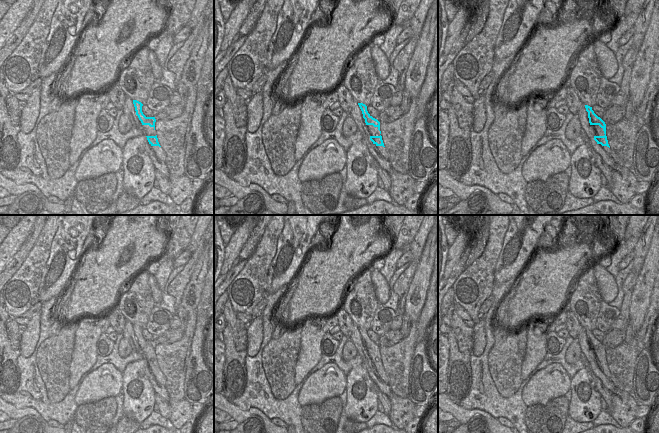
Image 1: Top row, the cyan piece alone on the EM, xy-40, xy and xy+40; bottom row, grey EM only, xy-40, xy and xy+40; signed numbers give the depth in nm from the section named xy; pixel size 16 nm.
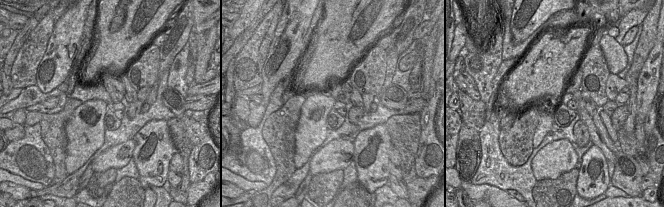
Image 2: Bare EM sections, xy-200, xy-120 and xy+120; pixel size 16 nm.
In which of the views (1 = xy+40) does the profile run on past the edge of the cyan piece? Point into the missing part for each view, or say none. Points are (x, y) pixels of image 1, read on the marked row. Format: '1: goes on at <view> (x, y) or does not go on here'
1: goes on at xy+40 (607, 149)

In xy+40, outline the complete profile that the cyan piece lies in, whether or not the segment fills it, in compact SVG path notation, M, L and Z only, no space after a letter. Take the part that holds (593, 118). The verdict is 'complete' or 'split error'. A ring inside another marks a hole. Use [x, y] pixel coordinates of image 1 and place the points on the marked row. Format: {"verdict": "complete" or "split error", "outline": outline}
{"verdict": "split error", "outline": "M585 105L585 108L586 108L586 111L588 112L588 118L589 118L590 125L599 125L603 129L604 134L605 134L604 136L594 136L594 140L597 142L597 144L601 144L605 152L610 155L611 149L608 144L608 140L606 136L605 122L594 113L594 111L592 110L592 107Z"}

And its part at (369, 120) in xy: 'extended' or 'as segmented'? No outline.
as segmented

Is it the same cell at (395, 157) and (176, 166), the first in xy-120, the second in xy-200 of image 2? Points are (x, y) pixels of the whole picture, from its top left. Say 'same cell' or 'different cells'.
same cell

